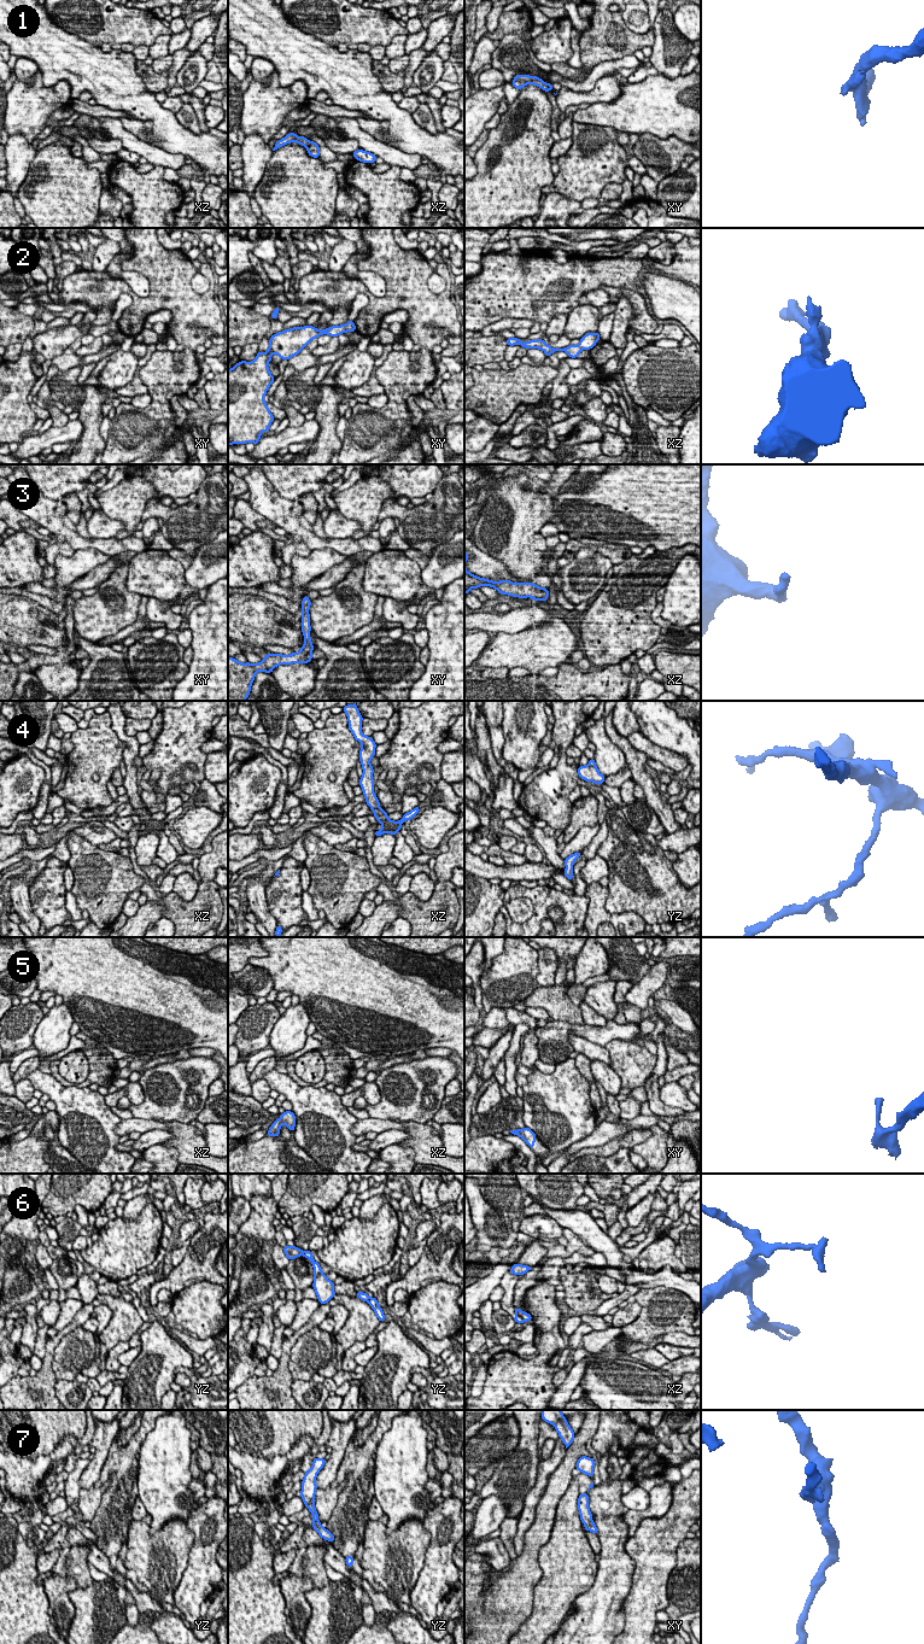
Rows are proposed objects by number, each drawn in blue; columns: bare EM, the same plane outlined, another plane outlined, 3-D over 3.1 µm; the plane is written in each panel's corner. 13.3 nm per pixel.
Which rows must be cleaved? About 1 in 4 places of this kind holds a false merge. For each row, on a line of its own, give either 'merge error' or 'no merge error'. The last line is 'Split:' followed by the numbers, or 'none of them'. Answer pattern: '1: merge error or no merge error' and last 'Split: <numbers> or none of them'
1: merge error
2: no merge error
3: no merge error
4: merge error
5: no merge error
6: merge error
7: no merge error
Split: 1, 4, 6

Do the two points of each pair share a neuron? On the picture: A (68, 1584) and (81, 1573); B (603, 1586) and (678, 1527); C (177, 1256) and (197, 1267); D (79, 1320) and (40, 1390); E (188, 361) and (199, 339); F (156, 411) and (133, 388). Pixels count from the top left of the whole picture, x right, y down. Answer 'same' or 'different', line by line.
A: different
B: different
C: different
D: same
E: different
F: different

